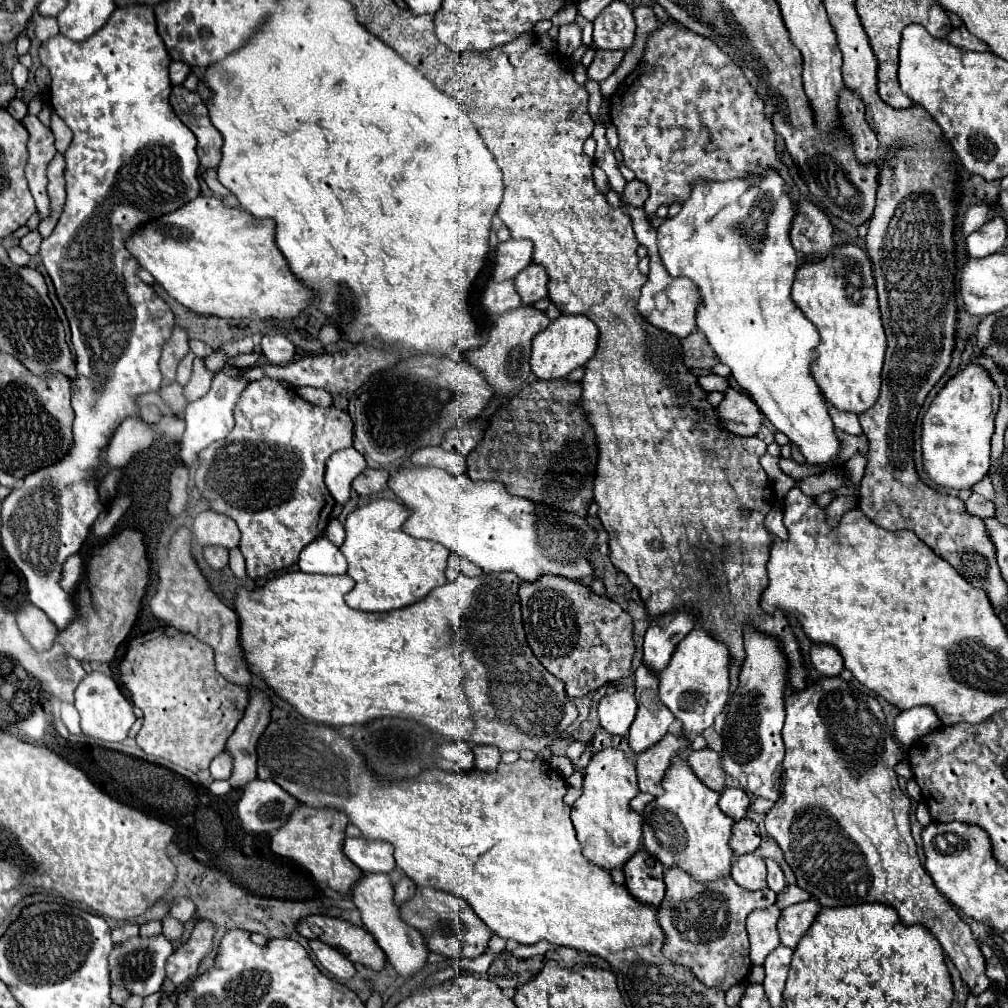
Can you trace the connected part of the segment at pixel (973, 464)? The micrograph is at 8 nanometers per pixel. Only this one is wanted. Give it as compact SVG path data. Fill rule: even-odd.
M967 366L935 396L923 416L923 470L943 488L971 490L989 472L989 442L999 410L999 388L983 366Z

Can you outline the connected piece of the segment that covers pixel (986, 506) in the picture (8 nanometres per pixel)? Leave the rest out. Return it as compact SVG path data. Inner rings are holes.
M971 492L971 496L967 498L965 508L967 508L967 512L969 512L971 516L979 516L979 518L993 516L993 512L995 512L995 504L989 502L989 500L985 500L983 496L979 496L979 494L975 494L975 492Z

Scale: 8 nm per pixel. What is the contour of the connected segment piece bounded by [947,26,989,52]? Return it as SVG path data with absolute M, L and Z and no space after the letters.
M965 26L955 28L951 32L951 36L947 36L947 42L957 46L957 48L965 48L965 50L975 50L975 52L987 52L989 46L985 42L981 42L979 38L975 38Z

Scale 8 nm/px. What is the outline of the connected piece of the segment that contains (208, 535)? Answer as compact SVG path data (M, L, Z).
M211 510L201 512L193 520L191 532L195 542L201 546L223 546L227 550L233 550L239 546L239 540L241 540L241 532L237 524L229 516L217 514Z

